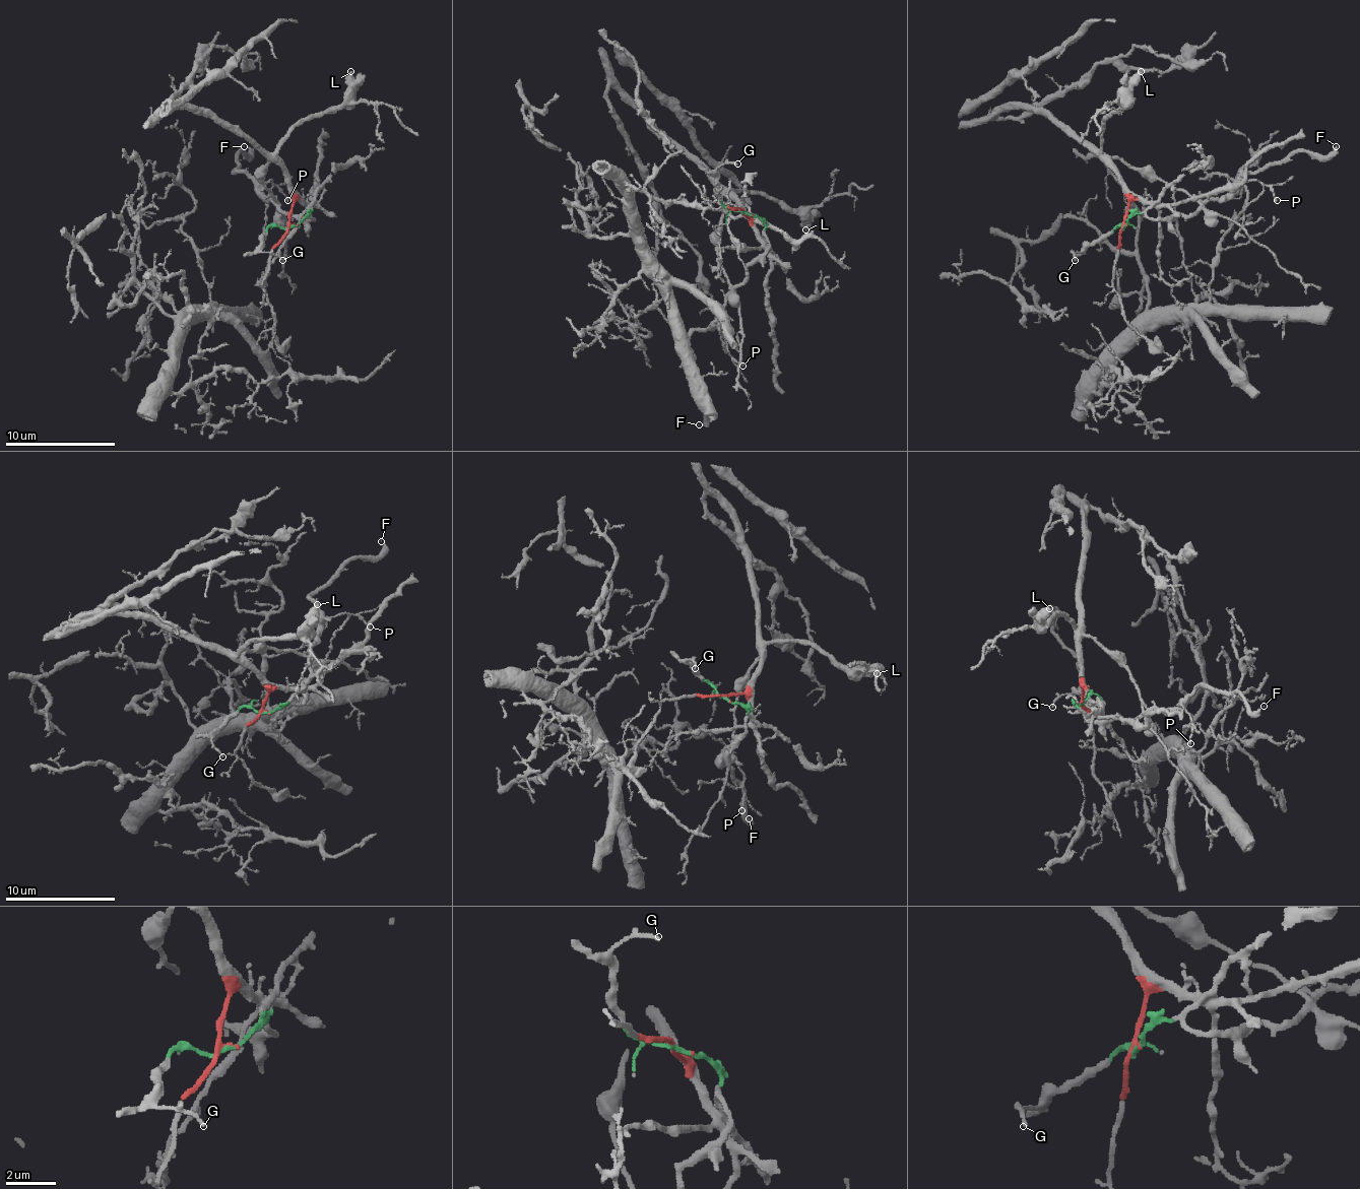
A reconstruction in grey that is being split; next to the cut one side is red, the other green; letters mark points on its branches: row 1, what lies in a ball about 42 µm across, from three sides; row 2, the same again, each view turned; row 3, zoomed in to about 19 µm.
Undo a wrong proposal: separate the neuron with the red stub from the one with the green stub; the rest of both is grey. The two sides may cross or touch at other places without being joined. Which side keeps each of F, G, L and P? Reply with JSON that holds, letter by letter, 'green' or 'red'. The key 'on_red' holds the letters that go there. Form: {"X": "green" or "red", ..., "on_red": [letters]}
{"F": "green", "G": "green", "L": "red", "P": "green", "on_red": ["L"]}

